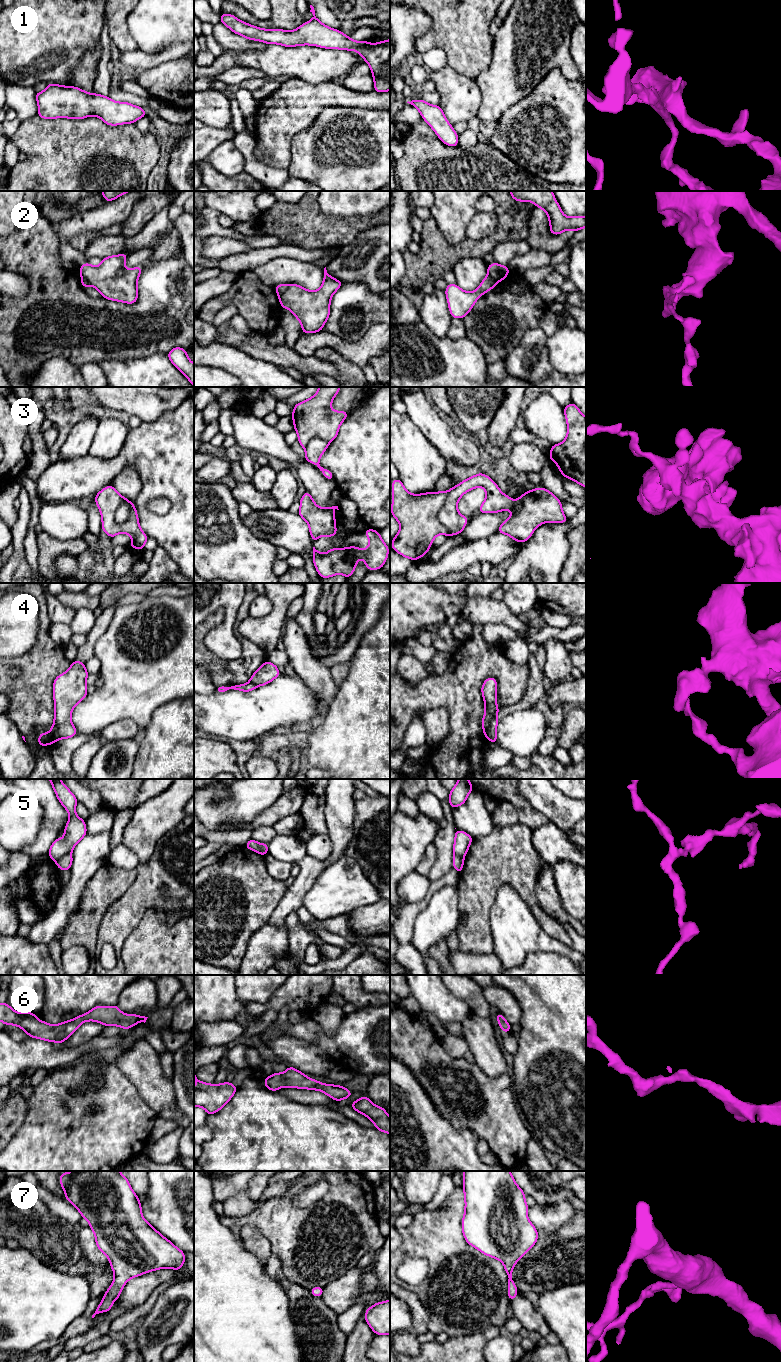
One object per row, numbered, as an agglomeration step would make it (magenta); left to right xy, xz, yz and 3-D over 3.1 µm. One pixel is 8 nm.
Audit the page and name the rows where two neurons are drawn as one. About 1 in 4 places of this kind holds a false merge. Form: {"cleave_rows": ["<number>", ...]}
{"cleave_rows": ["2", "3", "4", "5"]}

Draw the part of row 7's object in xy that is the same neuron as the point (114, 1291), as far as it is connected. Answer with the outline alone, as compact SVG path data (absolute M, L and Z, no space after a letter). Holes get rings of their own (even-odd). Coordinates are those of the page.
M73 1171L59 1177L65 1198L79 1210L82 1218L89 1222L95 1234L97 1248L104 1253L114 1272L114 1281L103 1295L92 1318L108 1312L131 1278L142 1274L171 1268L178 1271L185 1263L185 1253L152 1227L142 1215L141 1202L132 1190L125 1175L119 1171Z

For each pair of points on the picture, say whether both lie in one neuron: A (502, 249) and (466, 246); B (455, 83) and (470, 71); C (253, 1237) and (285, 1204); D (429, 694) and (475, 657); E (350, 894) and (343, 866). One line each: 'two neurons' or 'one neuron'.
A: two neurons
B: two neurons
C: two neurons
D: one neuron
E: one neuron

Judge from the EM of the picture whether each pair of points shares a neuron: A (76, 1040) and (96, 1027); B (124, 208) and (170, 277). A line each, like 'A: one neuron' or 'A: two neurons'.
A: one neuron
B: two neurons

